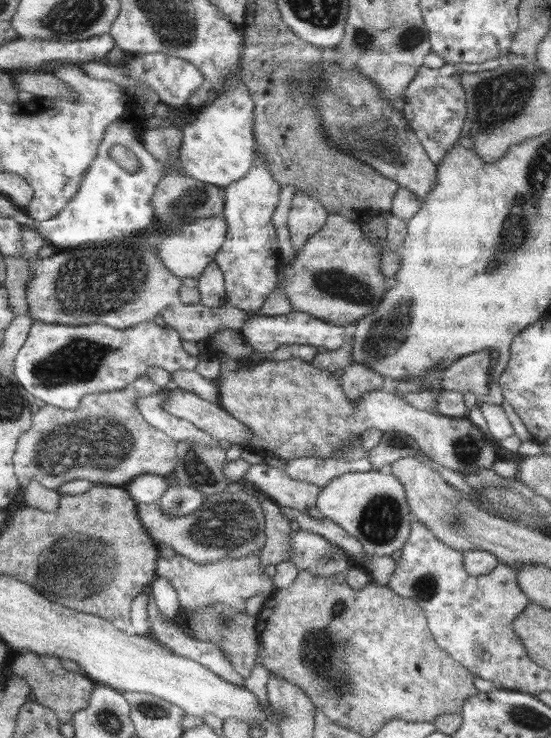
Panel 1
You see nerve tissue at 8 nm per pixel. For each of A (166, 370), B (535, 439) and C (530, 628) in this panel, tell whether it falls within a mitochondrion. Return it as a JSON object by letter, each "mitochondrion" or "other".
{"A":"other","B":"other","C":"other"}

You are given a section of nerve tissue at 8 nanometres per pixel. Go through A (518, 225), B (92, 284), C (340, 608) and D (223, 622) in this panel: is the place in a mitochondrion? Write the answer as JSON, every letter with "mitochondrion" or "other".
{"A":"mitochondrion","B":"mitochondrion","C":"mitochondrion","D":"mitochondrion"}

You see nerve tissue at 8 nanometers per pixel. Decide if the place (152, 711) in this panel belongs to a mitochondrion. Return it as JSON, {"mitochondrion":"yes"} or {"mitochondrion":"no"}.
{"mitochondrion":"yes"}

